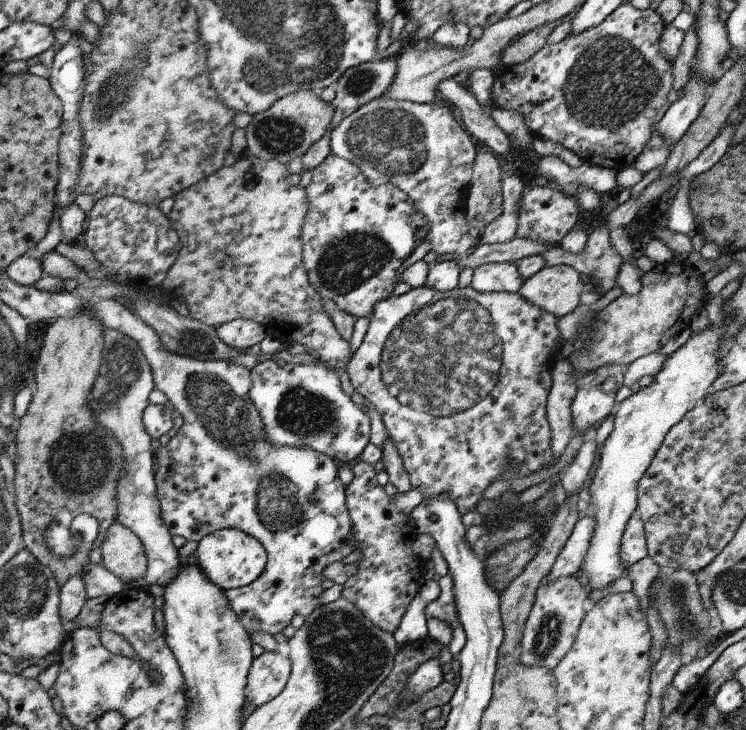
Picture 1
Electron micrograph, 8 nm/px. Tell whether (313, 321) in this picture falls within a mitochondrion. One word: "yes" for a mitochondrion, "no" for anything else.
no

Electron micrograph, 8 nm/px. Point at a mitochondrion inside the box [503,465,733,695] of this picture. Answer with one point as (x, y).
(673, 595)

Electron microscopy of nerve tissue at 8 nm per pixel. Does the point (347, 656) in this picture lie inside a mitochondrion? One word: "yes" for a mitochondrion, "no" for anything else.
yes

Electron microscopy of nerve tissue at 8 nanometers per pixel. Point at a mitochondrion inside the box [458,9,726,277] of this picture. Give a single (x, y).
(618, 78)

